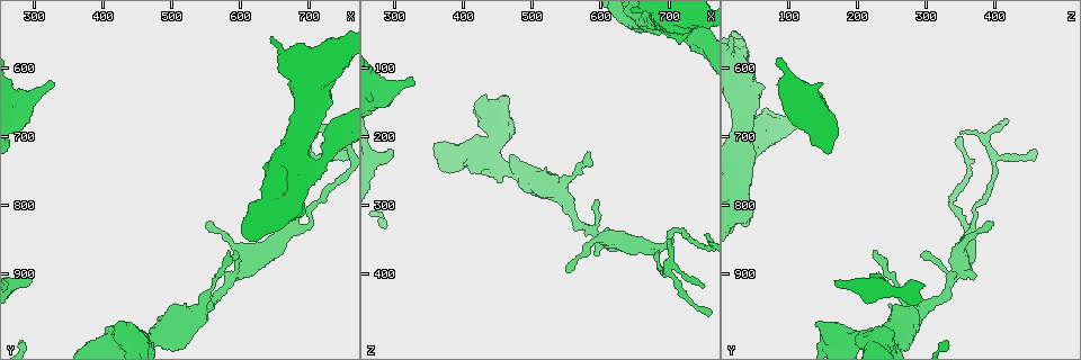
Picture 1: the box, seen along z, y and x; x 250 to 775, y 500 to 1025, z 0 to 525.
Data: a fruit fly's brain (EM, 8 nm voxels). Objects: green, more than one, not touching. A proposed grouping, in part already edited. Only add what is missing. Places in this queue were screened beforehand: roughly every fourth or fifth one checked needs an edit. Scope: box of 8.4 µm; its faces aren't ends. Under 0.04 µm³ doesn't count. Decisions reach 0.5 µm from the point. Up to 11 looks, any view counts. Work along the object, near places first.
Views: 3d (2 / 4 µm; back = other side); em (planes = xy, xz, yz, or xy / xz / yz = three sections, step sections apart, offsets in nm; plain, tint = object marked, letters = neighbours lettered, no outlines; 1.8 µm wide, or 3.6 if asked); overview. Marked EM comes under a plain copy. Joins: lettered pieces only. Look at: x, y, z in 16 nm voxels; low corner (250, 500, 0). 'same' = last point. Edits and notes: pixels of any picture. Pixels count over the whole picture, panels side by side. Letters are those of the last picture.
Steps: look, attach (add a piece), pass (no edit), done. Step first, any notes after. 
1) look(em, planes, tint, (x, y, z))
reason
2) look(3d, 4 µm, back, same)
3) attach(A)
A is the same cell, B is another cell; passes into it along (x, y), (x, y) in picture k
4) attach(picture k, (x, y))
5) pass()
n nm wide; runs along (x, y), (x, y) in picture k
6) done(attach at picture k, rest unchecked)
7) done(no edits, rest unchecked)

look(em, 3.6 µm, yz, step 8, letters, (665, 840, 360))
small branch off a trunk

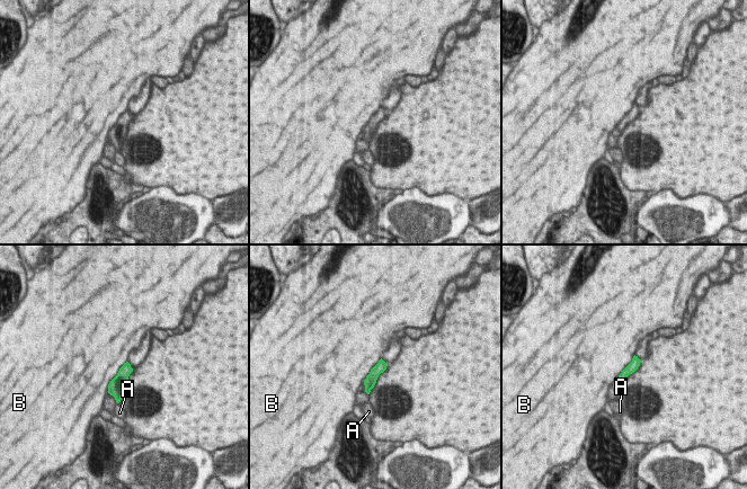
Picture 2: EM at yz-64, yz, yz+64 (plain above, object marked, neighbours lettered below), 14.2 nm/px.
pass()
140 nm wide; A and B are other cells; border along (127, 359), (107, 388) in picture 2; no lettered piece goes on from it

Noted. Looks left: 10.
look(em, xz, step 16, letters, (585, 870, 225))
branch stops here

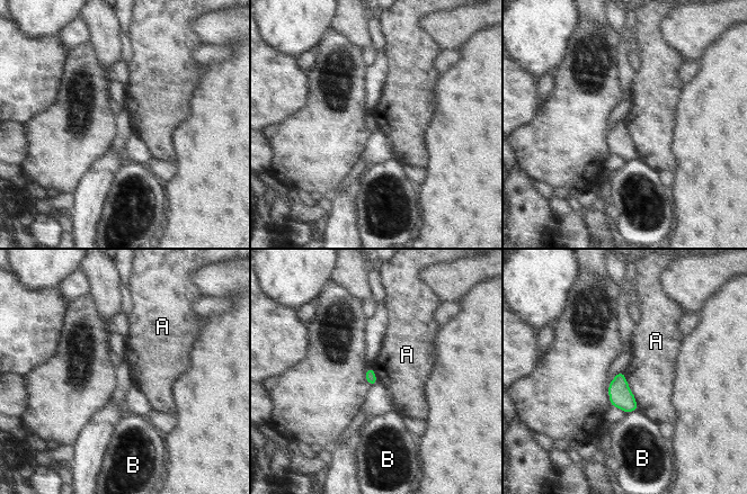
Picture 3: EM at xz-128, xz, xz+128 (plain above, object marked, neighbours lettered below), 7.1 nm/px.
pass()
A and B are other cells; border along (623, 373), (638, 409) in picture 3; none of them fits

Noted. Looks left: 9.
look(3d, 4 µm, (295, 900, 215))
an open end

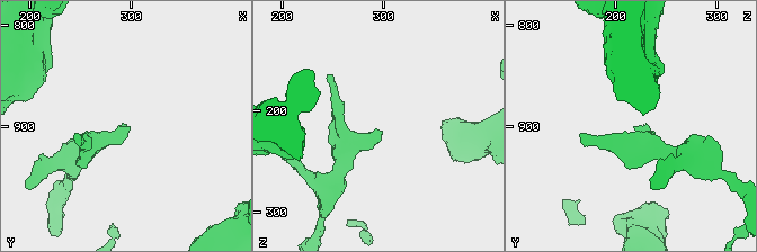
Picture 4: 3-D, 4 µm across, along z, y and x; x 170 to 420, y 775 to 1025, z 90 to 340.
look(em, planes, letters, (294, 902, 218))

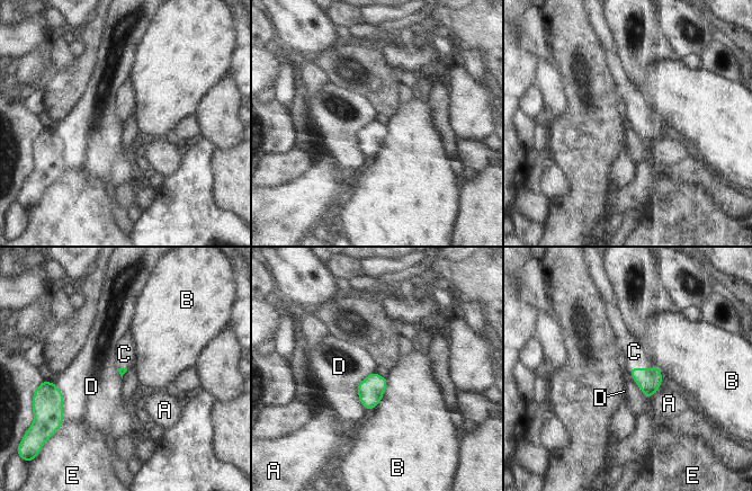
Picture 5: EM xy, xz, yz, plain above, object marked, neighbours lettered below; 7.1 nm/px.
attach(C)
C is the same cell, A, B, D and E are other cells; passes into it along (648, 380), (642, 368), (634, 351) in picture 5; the neuron continues

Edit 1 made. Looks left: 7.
look(3d, 2 µm, (330, 620, 115))
an open end

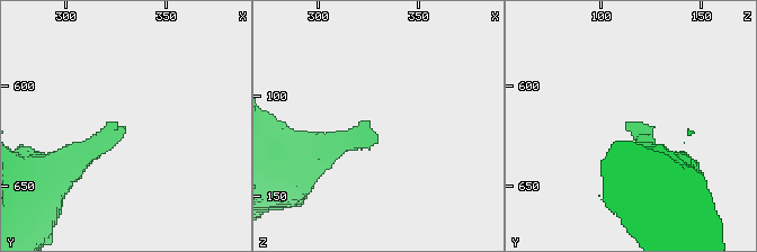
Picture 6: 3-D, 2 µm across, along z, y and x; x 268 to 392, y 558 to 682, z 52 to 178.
look(em, planes, tint, (326, 619, 112))

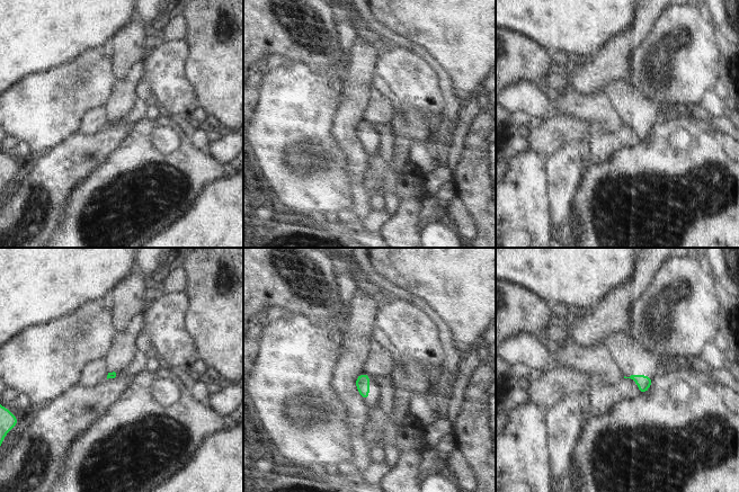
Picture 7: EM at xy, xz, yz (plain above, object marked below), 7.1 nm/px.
look(em, planes, letters, same)

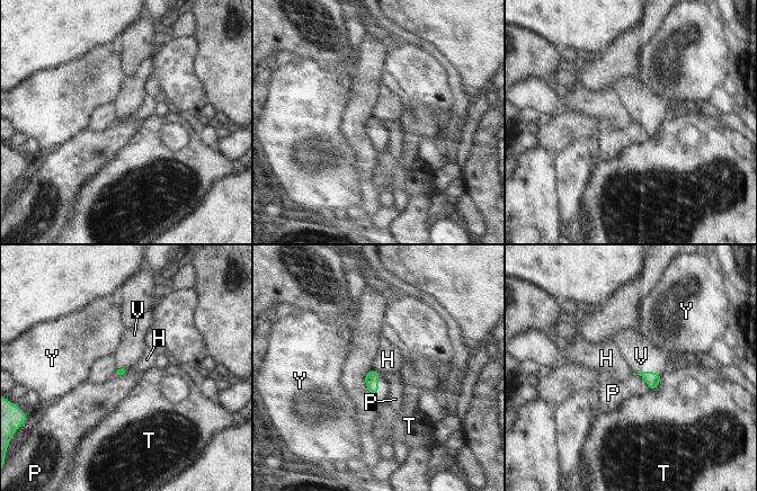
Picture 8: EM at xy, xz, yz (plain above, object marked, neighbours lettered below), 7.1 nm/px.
attach(V)
V is the same cell, H, P, T and Y are other cells; passes into it along (652, 378), (647, 372), (641, 356) in picture 8; it goes on there

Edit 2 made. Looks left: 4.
done(attach at picture 5, attach at picture 8, rest unchecked)

